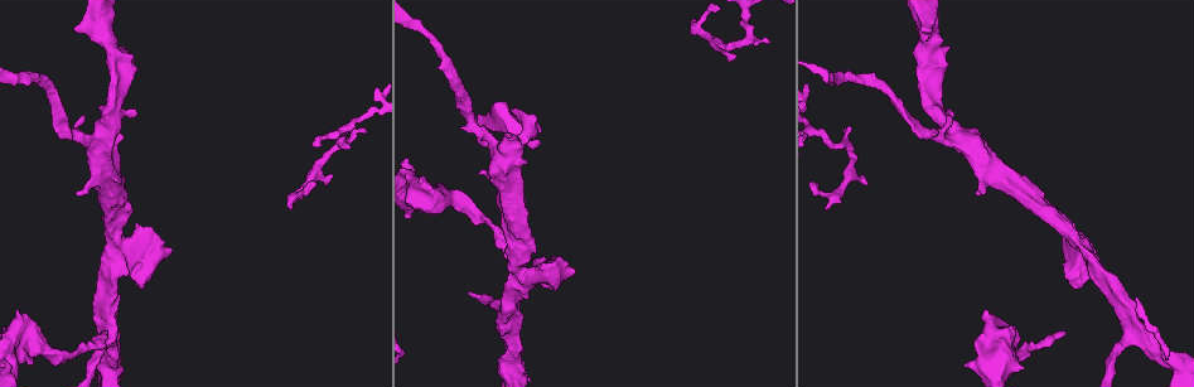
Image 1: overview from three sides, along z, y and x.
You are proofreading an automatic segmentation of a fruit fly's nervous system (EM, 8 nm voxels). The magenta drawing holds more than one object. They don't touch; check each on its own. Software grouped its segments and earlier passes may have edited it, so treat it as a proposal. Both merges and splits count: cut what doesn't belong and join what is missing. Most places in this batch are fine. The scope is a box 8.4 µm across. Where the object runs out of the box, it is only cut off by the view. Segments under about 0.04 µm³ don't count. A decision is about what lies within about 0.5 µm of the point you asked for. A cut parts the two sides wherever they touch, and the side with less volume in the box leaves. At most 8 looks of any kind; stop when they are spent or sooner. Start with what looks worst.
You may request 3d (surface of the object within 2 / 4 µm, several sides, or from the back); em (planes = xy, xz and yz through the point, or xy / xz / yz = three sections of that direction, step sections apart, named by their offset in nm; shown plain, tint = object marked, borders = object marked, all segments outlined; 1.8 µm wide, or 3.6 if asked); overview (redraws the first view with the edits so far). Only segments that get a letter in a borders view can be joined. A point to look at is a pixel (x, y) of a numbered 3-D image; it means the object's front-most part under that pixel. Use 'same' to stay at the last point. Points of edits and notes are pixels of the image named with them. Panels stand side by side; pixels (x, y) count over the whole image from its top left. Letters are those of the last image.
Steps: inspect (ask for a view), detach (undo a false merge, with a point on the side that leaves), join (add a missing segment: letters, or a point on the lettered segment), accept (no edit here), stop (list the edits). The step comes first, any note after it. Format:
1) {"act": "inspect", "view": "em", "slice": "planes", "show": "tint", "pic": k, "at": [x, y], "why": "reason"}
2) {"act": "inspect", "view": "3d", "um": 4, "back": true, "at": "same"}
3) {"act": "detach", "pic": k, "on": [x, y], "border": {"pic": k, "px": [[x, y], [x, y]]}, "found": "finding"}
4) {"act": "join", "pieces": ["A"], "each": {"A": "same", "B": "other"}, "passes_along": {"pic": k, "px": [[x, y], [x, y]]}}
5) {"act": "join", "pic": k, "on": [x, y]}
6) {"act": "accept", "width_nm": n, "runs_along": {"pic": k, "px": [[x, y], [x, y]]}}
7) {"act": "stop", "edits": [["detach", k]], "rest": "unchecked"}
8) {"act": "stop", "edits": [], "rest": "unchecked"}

{"act": "inspect", "view": "em", "slice": "xz", "step": 16, "show": "borders", "pic": 1, "at": [504, 156]}

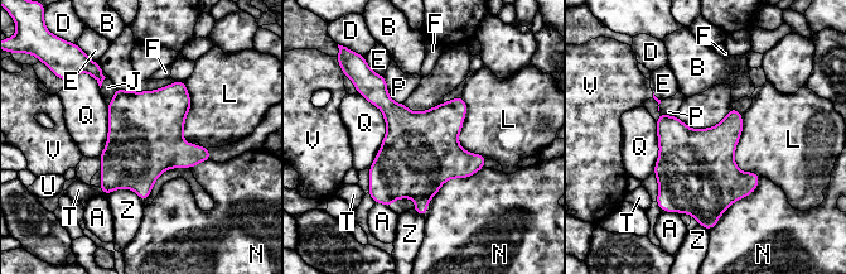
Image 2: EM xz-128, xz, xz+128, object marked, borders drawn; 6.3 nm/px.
{"act": "accept", "width_nm": 320, "each": {"A": "other", "B": "other", "D": "other", "E": "other", "F": "other", "J": "other", "L": "other", "N": "other", "P": "other", "Q": "other", "T": "other", "U": "other", "V": "other", "Z": "other"}, "border": {"pic": 2, "px": [[357, 91], [386, 125], [370, 168]]}, "found": "one cell here"}

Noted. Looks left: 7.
{"act": "inspect", "view": "em", "slice": "planes", "show": "borders", "pic": 1, "at": [17, 313], "why": "an open end"}

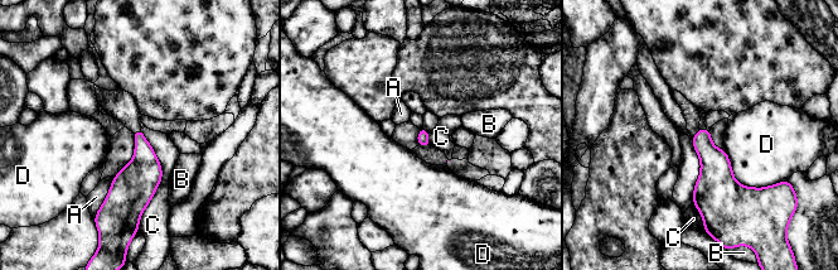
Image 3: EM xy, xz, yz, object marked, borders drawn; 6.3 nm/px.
{"act": "accept", "longest_contact_nm": ["C", 600], "each": {"A": "other", "B": "other", "C": "other", "D": "other"}, "found": "no lettered segment goes on from it"}

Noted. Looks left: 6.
{"act": "inspect", "view": "em", "slice": "planes", "show": "borders", "pic": 1, "at": [105, 334]}

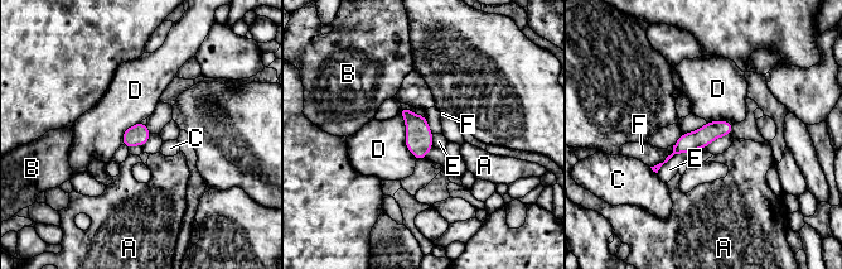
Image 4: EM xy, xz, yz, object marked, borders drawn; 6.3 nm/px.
{"act": "accept", "longest_contact_nm": ["E", 340], "each": {"A": "other", "B": "other", "C": "other", "D": "other", "E": "other", "F": "other"}, "border": {"pic": 4, "px": [[702, 147], [674, 153], [657, 172]]}, "found": "none of them fits"}

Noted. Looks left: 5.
{"act": "stop", "edits": [], "rest": "unchecked"}

